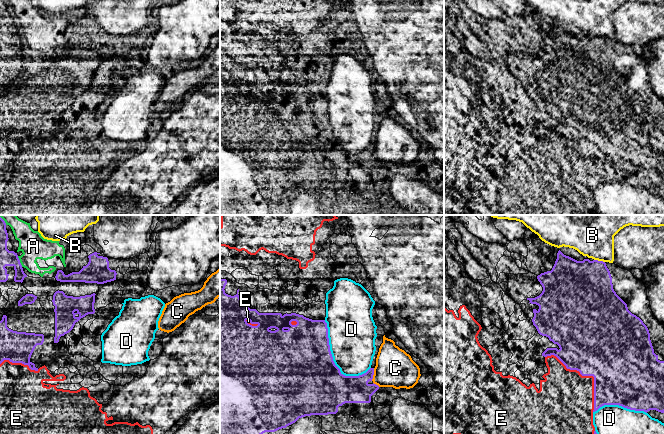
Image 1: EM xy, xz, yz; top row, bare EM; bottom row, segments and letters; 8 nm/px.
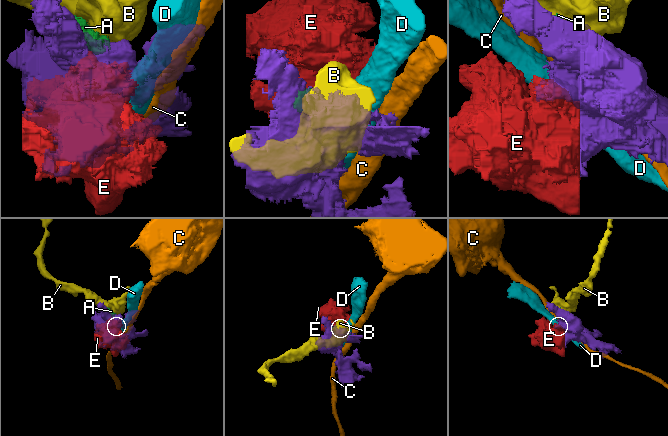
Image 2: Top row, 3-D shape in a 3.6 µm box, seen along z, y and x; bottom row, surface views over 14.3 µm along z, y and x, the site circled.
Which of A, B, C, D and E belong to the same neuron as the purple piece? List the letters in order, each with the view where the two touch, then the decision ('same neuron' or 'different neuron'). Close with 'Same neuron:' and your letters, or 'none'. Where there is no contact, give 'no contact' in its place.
A: xy | different neuron
B: yz | different neuron
C: xz | different neuron
D: xz | different neuron
E: yz | different neuron
Same neuron: none

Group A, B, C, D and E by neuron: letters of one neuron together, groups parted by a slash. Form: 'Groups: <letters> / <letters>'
Groups: A / B / C / D / E

